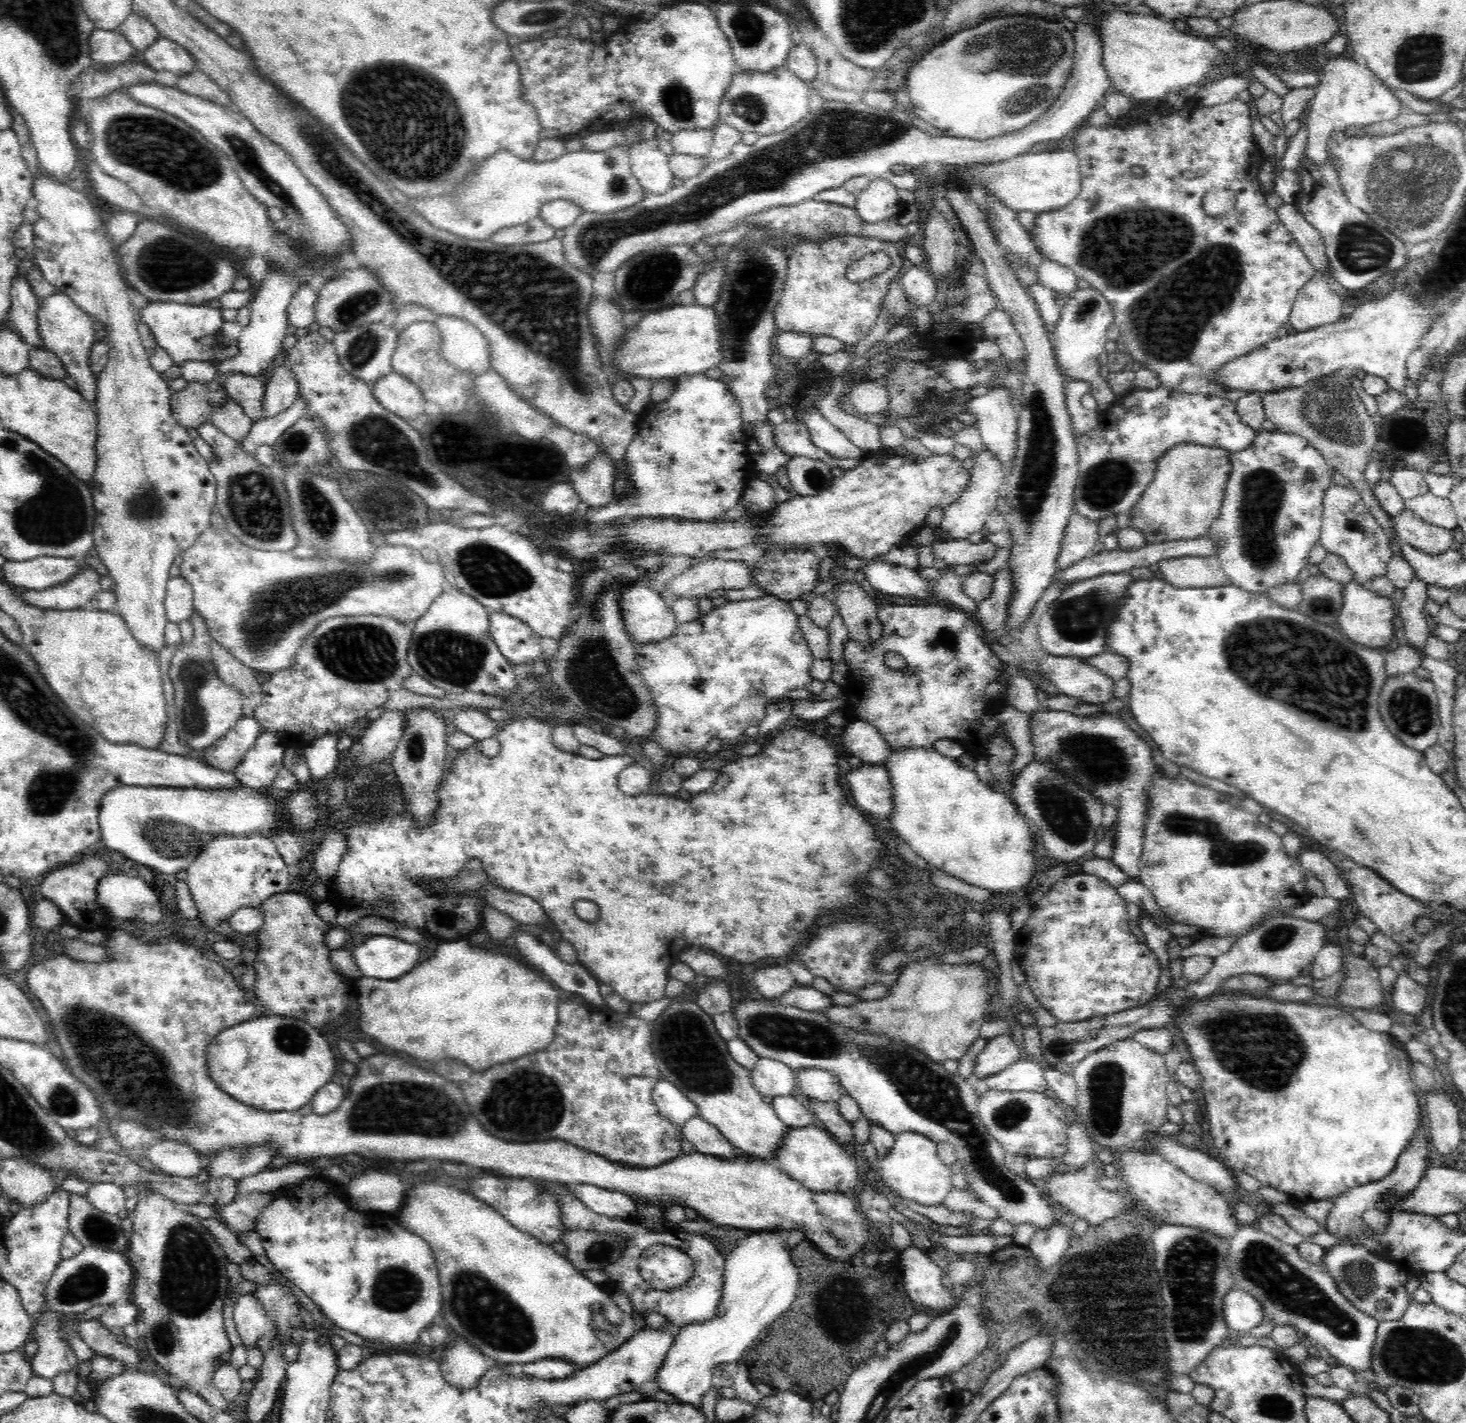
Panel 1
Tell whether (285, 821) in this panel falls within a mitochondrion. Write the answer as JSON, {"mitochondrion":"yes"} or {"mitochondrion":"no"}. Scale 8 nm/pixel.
{"mitochondrion":"no"}

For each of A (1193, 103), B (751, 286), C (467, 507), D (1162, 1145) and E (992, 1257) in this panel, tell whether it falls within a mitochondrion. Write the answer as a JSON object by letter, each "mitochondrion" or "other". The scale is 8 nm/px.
{"A":"other","B":"mitochondrion","C":"other","D":"other","E":"other"}

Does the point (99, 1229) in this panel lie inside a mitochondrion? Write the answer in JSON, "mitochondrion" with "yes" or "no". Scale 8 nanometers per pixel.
{"mitochondrion":"yes"}

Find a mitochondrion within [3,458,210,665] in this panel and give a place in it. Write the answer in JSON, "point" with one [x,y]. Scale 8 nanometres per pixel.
{"point":[57,519]}

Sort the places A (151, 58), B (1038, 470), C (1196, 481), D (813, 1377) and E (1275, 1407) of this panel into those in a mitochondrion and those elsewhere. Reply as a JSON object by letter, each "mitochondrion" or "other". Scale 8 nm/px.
{"A":"other","B":"mitochondrion","C":"mitochondrion","D":"other","E":"mitochondrion"}

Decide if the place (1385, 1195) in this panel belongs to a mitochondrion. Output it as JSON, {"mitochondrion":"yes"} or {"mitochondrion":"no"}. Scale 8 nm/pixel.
{"mitochondrion":"yes"}

